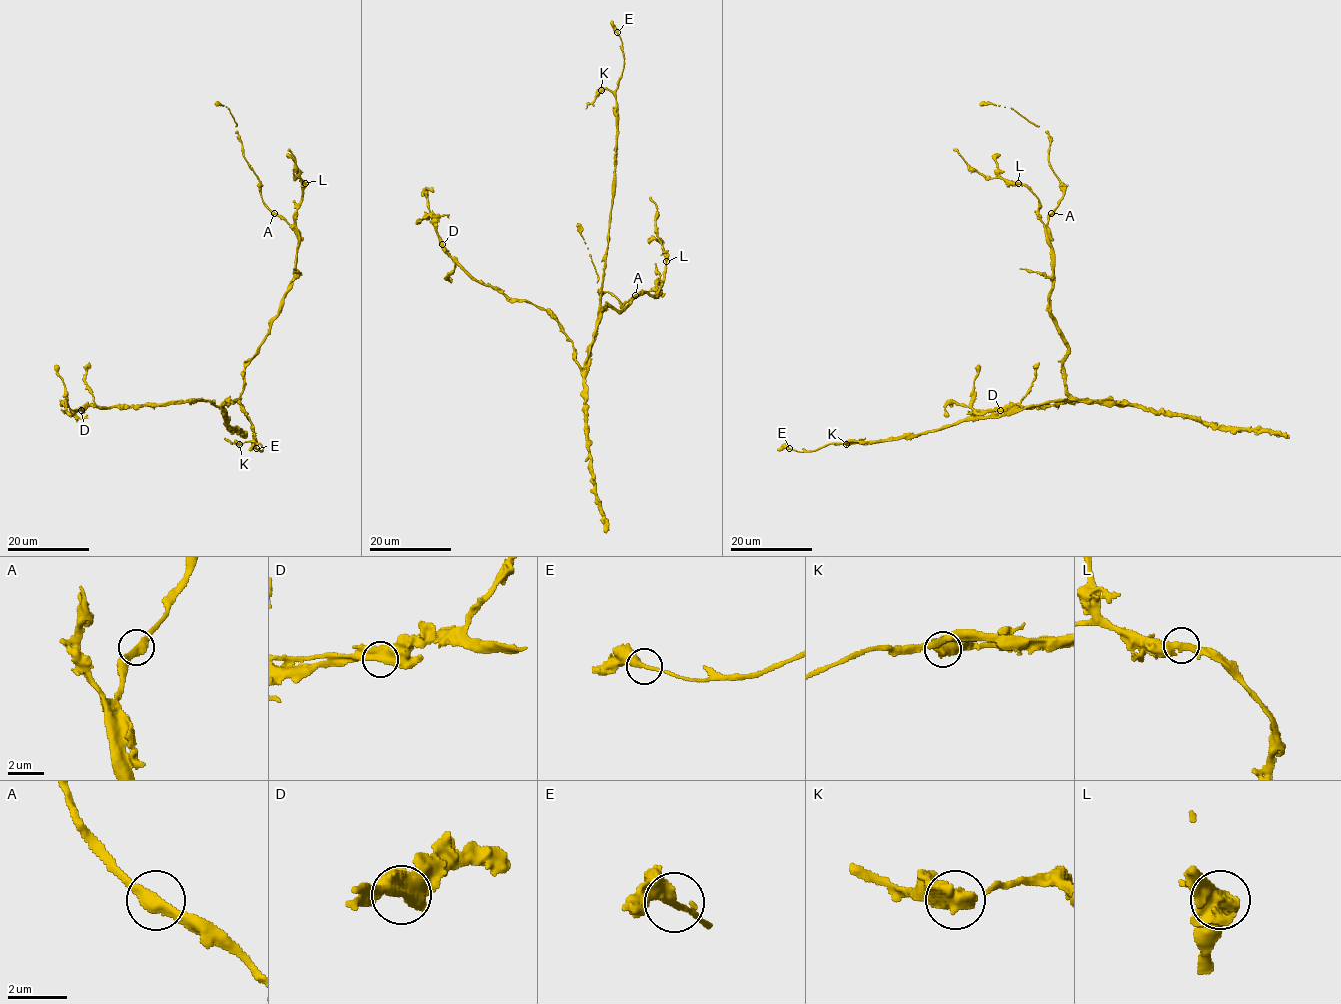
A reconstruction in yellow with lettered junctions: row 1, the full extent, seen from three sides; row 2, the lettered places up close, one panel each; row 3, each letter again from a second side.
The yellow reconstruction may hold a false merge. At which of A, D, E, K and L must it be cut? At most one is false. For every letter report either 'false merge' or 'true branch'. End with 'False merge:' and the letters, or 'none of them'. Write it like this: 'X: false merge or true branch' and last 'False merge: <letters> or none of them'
A: true branch
D: false merge
E: true branch
K: true branch
L: true branch
False merge: D

